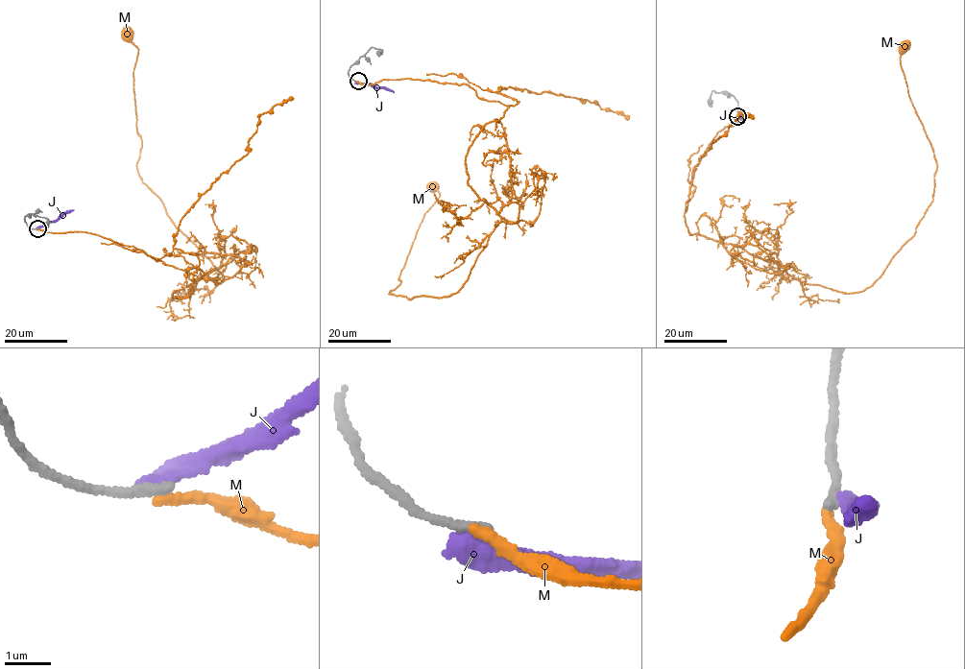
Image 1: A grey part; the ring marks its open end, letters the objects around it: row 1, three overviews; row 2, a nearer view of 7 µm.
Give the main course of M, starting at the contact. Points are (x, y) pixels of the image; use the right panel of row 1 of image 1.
M: (737, 116), (694, 168), (687, 231), (808, 283), (869, 287), (934, 189), (904, 46)

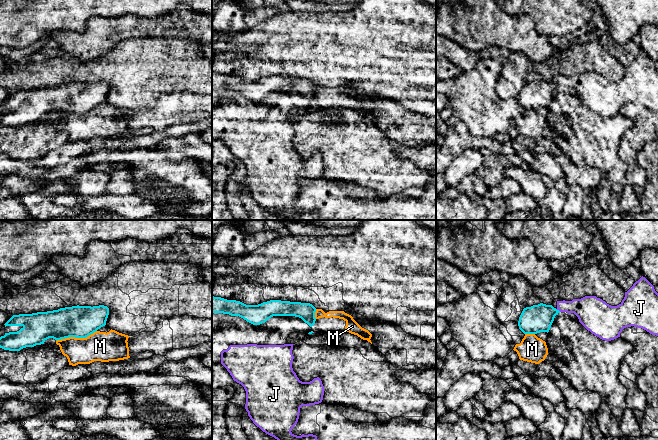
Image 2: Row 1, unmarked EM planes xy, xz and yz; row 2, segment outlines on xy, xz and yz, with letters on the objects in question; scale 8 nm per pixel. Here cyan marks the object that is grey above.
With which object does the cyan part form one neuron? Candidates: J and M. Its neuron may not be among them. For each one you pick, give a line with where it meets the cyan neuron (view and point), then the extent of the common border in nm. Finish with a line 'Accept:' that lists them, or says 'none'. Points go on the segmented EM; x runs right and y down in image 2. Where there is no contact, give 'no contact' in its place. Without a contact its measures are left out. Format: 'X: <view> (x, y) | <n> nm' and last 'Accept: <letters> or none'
Accept: none

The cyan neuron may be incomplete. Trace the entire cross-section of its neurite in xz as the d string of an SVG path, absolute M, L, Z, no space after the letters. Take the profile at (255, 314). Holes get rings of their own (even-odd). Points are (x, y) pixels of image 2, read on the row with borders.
M212 296L212 314L223 313L239 316L253 325L265 323L273 316L295 316L310 327L315 324L316 308L310 303L270 300L258 305Z

